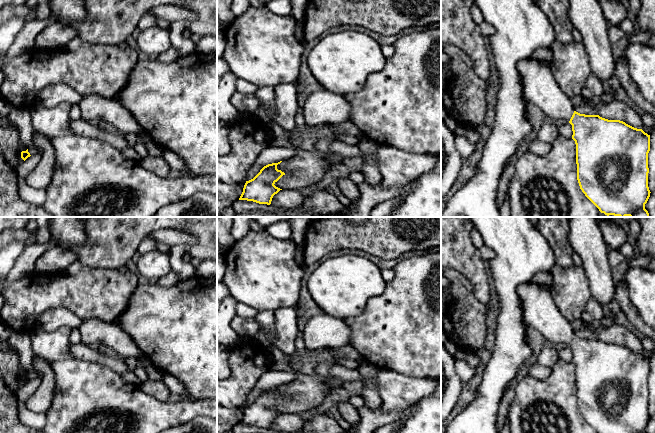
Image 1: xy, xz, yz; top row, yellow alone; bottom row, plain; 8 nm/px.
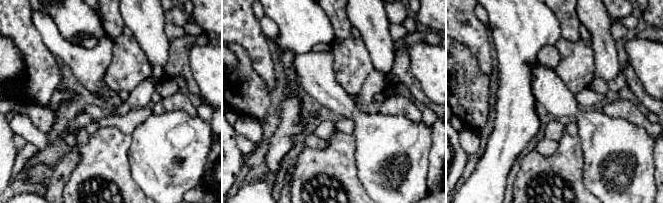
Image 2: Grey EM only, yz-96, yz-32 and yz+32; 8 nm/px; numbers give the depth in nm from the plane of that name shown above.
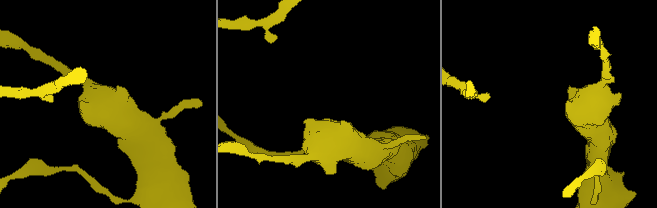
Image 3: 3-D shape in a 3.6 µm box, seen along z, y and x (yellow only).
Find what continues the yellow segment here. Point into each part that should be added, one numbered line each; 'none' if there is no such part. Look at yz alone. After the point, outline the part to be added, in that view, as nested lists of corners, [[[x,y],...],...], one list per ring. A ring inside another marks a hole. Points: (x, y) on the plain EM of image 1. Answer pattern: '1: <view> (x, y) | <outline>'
1: yz (540, 312) | [[[533,280],[517,287],[525,322],[539,331],[557,347],[569,346],[575,331],[571,323],[559,313],[552,297],[552,284]]]

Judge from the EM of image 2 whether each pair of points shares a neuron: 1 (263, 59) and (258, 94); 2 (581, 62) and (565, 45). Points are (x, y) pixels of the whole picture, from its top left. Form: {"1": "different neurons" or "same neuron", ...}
{"1": "different neurons", "2": "same neuron"}

